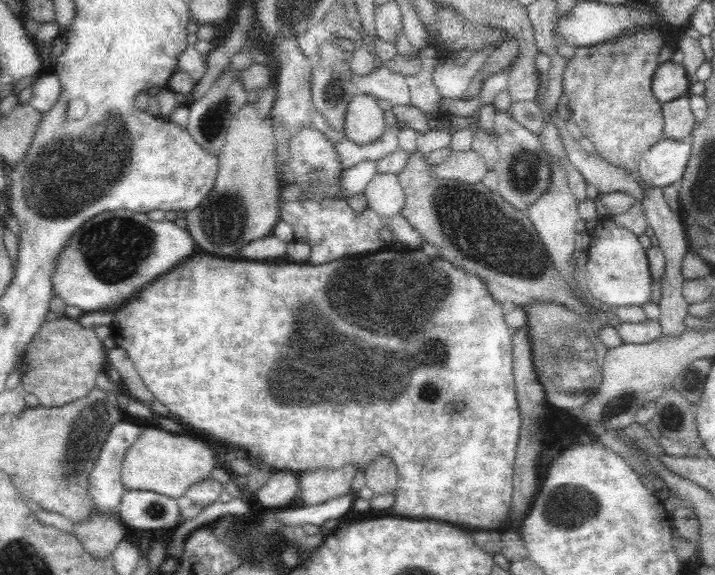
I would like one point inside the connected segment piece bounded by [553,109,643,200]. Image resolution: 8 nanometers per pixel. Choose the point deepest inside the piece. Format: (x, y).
(607, 178)

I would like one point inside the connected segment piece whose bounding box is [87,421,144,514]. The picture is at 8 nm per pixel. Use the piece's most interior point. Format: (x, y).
(104, 486)

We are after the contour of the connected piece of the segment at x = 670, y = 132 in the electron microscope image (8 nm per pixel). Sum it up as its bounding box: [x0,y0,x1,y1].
[661,95,696,141]

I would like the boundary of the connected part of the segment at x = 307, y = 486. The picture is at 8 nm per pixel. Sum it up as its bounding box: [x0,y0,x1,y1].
[299,464,357,505]

